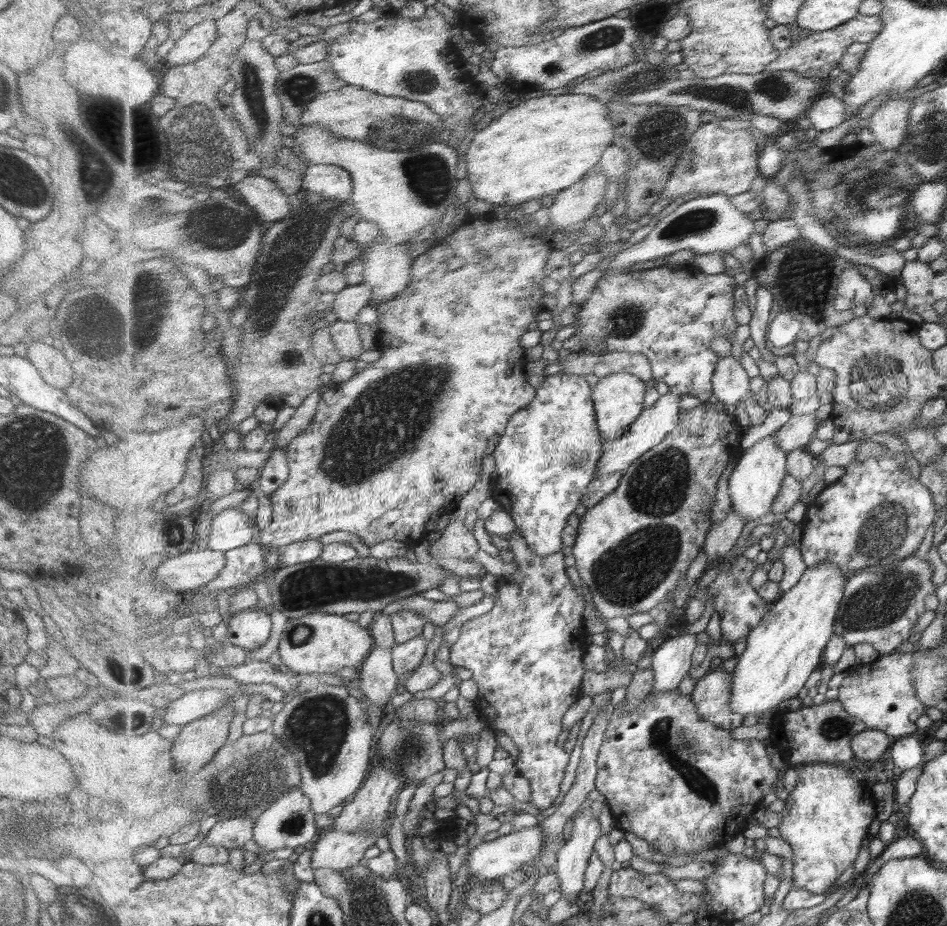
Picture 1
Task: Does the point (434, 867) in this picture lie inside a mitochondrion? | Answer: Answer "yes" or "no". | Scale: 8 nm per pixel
no

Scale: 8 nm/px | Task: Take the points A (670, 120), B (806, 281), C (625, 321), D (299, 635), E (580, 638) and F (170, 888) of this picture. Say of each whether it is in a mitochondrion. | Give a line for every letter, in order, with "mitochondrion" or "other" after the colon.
A: mitochondrion
B: mitochondrion
C: mitochondrion
D: mitochondrion
E: other
F: other

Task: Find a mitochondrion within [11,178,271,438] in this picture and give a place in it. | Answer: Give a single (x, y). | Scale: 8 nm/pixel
(226, 227)

